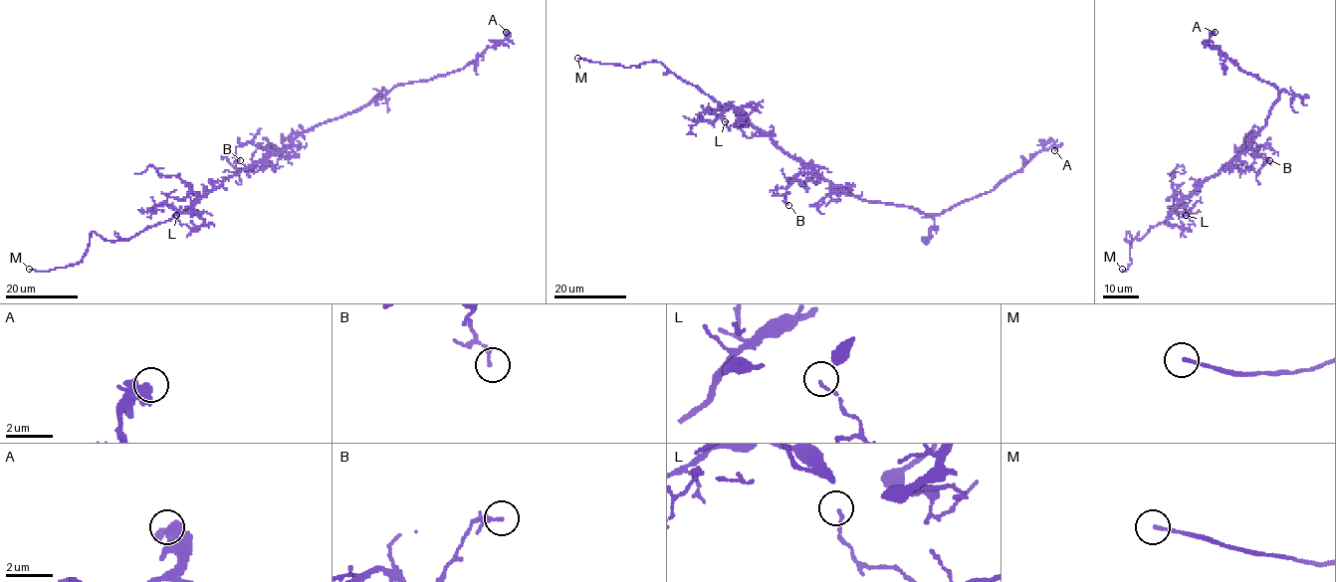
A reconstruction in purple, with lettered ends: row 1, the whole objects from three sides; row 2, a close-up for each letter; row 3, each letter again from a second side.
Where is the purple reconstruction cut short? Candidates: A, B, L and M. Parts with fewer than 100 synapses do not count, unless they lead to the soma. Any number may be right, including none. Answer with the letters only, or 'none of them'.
M

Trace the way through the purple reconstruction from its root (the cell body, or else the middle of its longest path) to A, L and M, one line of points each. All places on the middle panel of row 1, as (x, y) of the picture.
A: (810, 170), (863, 199), (938, 215), (990, 192), (1035, 153), (1056, 145), (1054, 150)
L: (810, 170), (790, 157), (751, 121), (743, 108), (753, 102), (755, 108), (742, 121), (729, 128), (725, 121)
M: (810, 170), (785, 153), (740, 109), (723, 105), (660, 63), (624, 67), (577, 58)

